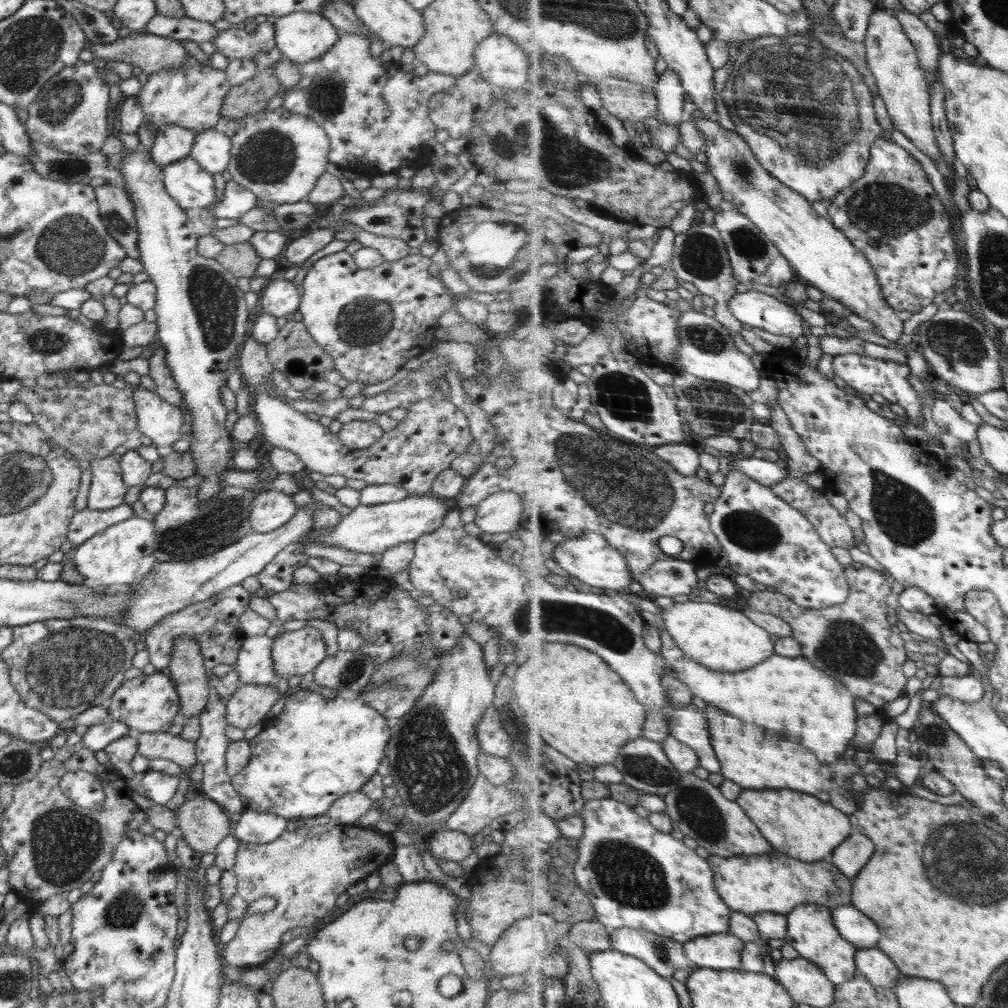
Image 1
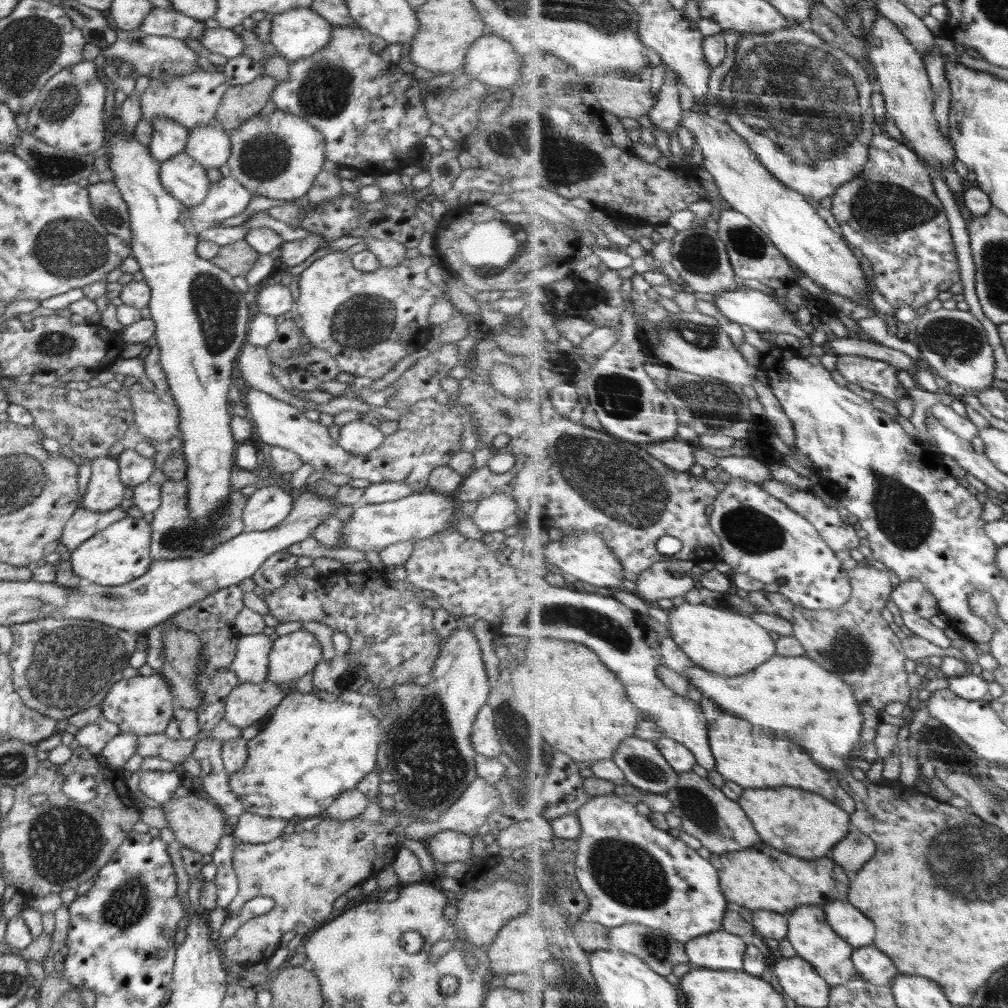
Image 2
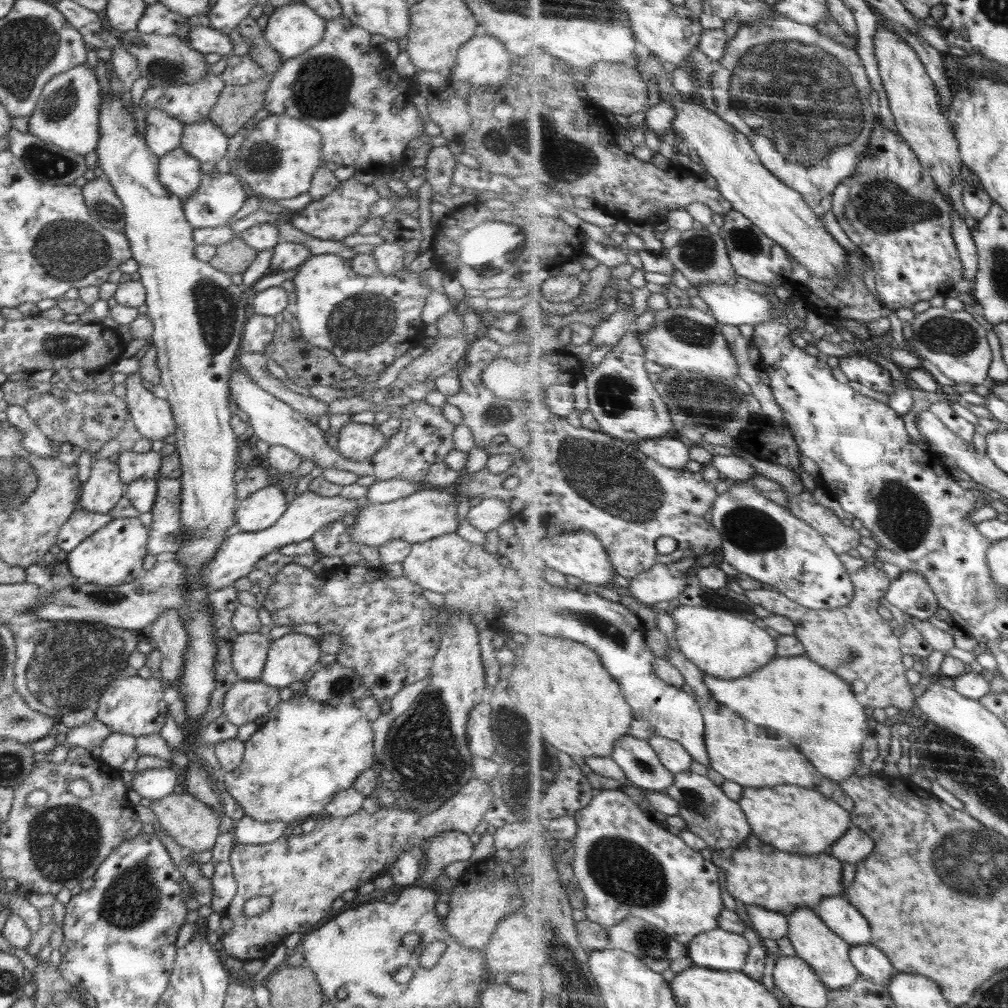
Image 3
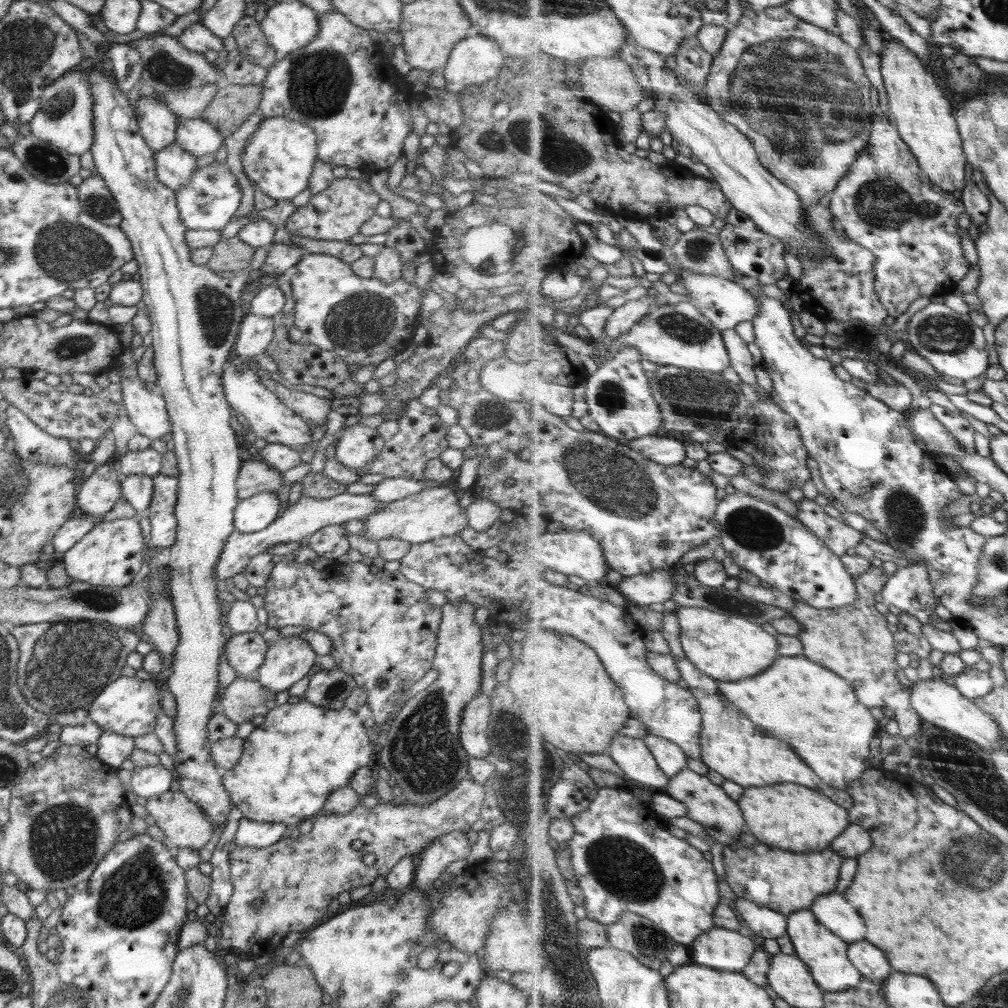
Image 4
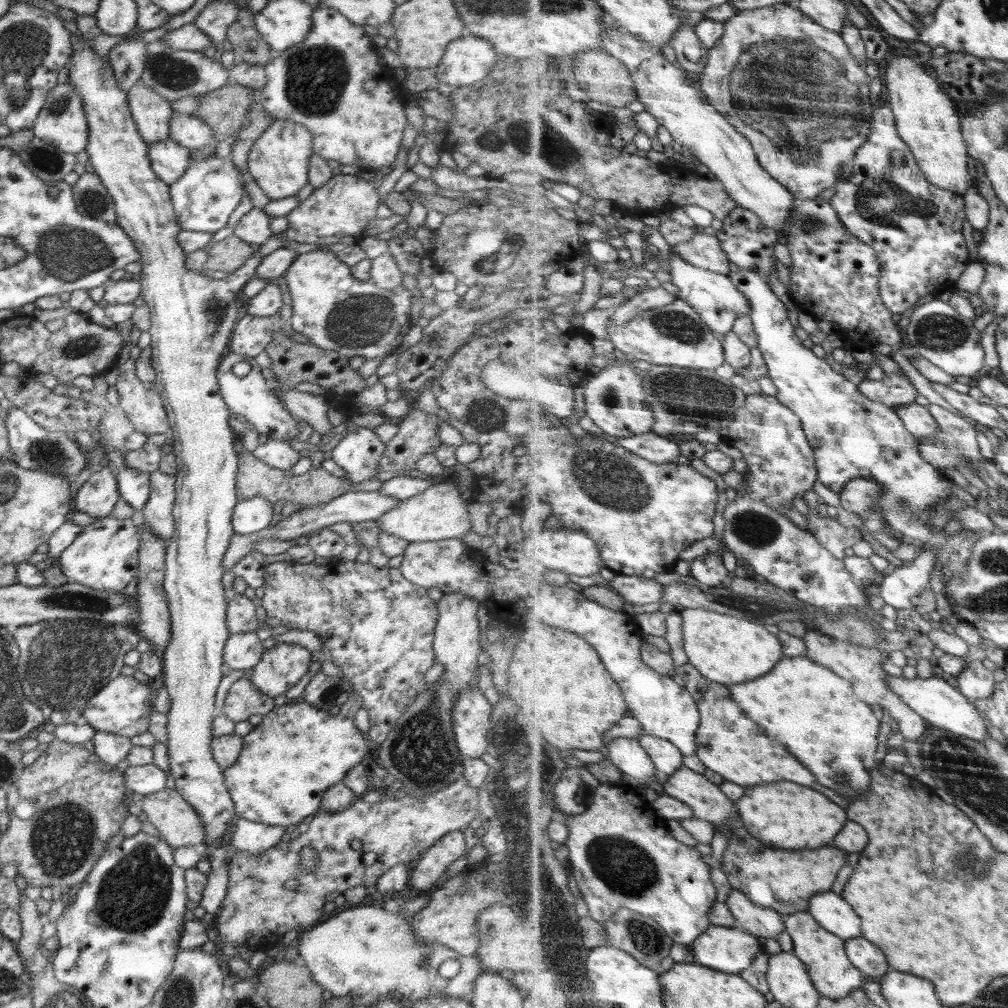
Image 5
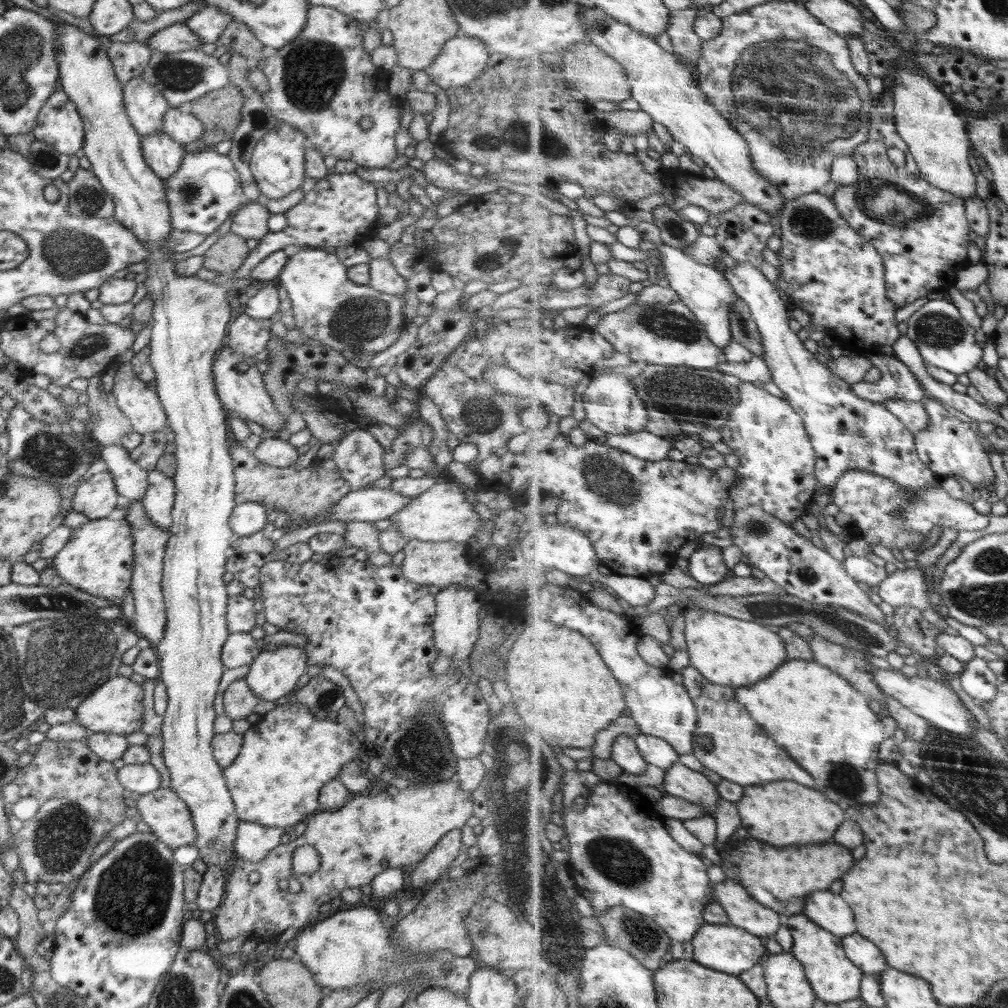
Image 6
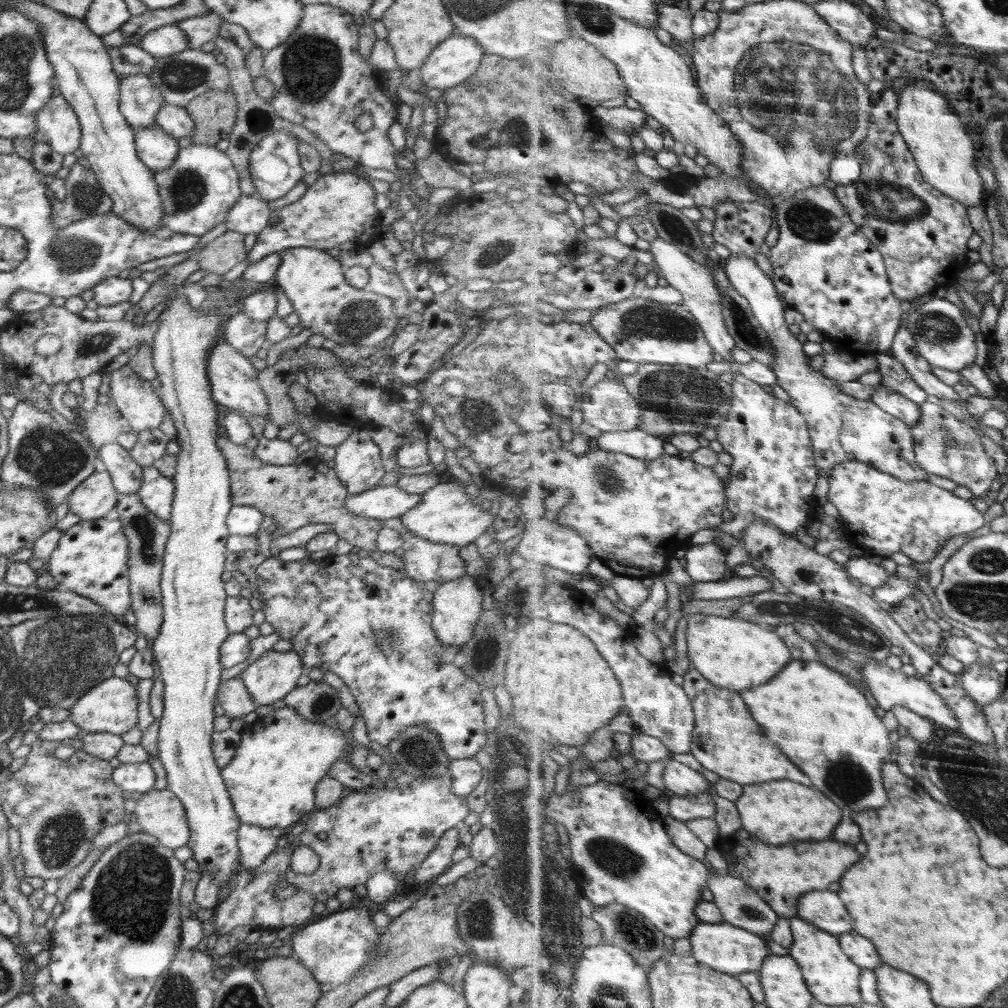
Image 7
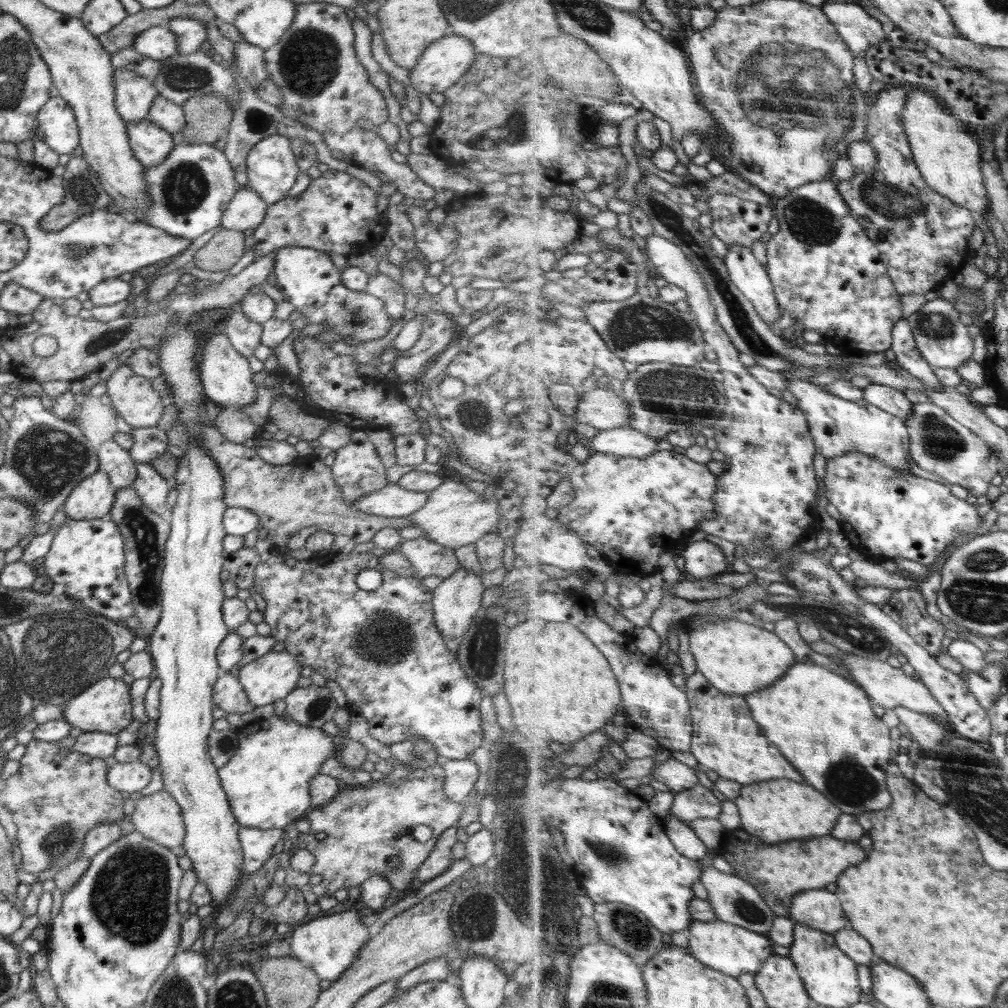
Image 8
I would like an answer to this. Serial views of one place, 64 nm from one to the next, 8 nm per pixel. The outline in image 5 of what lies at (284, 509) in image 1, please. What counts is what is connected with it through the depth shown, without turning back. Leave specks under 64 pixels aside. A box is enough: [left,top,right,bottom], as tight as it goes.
[231,496,273,535]

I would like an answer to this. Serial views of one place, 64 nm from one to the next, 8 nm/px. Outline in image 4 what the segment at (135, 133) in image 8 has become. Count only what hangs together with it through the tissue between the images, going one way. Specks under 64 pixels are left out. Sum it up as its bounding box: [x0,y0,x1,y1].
[154,143,197,192]

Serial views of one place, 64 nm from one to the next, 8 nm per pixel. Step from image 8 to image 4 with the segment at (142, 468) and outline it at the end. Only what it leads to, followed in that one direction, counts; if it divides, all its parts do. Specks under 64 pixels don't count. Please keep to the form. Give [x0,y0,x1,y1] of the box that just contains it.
[145,473,178,550]

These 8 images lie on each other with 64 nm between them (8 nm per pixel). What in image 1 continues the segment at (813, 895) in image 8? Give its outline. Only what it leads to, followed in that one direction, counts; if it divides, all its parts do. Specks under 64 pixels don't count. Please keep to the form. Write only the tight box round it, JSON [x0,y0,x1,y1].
[833,904,880,949]

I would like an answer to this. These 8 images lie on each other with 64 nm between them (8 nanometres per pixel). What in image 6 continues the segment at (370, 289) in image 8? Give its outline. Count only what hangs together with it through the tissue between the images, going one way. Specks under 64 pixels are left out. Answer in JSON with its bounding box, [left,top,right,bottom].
[369,258,407,296]

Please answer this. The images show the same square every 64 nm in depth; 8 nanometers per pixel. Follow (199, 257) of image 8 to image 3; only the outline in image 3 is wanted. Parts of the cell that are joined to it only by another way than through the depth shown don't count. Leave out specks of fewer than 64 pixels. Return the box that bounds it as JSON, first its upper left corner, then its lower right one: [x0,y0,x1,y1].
[209,236,258,276]

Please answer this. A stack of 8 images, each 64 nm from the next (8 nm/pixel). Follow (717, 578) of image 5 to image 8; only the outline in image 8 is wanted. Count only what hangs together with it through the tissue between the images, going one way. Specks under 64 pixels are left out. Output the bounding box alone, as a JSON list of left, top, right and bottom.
[684,539,728,580]

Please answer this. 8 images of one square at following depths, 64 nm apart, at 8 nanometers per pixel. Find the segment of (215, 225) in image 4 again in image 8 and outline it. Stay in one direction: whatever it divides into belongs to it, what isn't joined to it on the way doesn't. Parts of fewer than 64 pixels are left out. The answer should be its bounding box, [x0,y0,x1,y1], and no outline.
[142,142,239,241]

